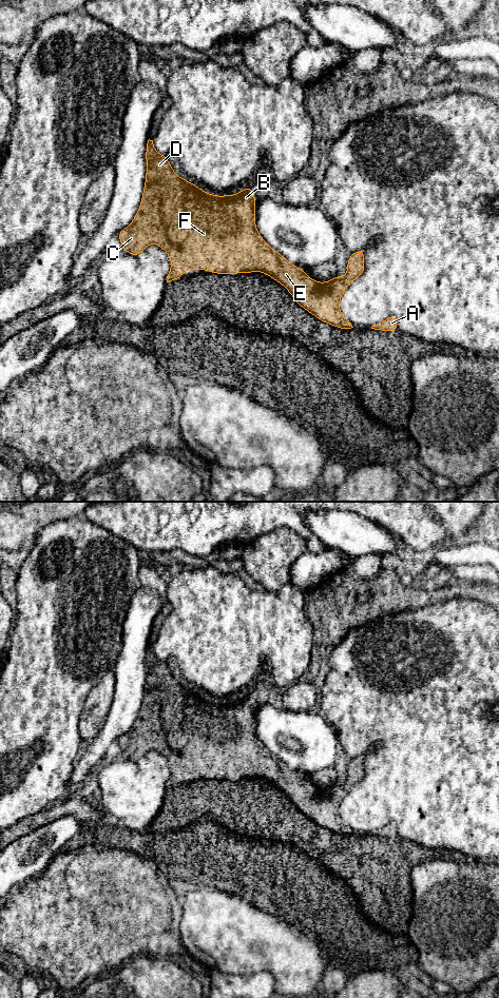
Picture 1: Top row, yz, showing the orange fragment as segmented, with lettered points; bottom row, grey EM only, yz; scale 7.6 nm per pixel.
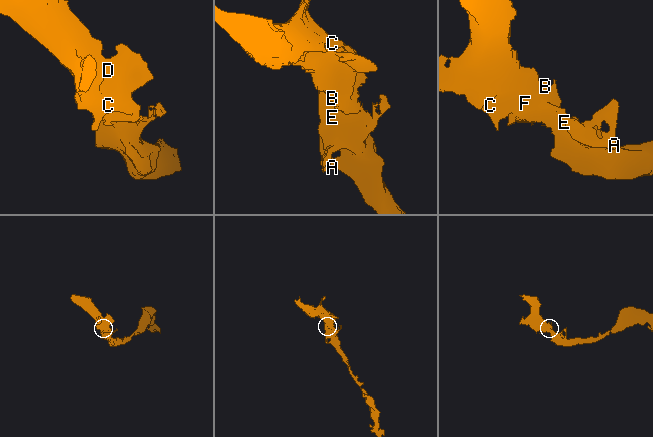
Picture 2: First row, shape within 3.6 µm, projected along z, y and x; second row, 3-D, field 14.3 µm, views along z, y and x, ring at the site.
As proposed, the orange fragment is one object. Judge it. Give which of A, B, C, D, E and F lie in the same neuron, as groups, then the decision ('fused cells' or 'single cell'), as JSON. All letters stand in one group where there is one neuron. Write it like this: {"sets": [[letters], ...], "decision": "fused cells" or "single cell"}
{"sets": [["A", "B", "C", "D", "E", "F"]], "decision": "single cell"}

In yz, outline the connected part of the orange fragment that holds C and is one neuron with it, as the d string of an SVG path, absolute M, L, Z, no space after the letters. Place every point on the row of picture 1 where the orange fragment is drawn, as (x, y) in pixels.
M150 139L146 160L141 203L132 223L117 233L122 250L138 256L148 246L158 244L171 260L167 282L184 277L185 270L208 270L209 273L229 275L264 272L284 286L294 300L318 319L341 329L353 328L341 313L340 299L349 283L362 276L365 270L364 250L350 255L347 273L343 278L338 274L326 282L318 282L273 250L257 233L256 199L251 185L234 195L208 194L186 178L181 179L172 169L167 156L160 155Z

